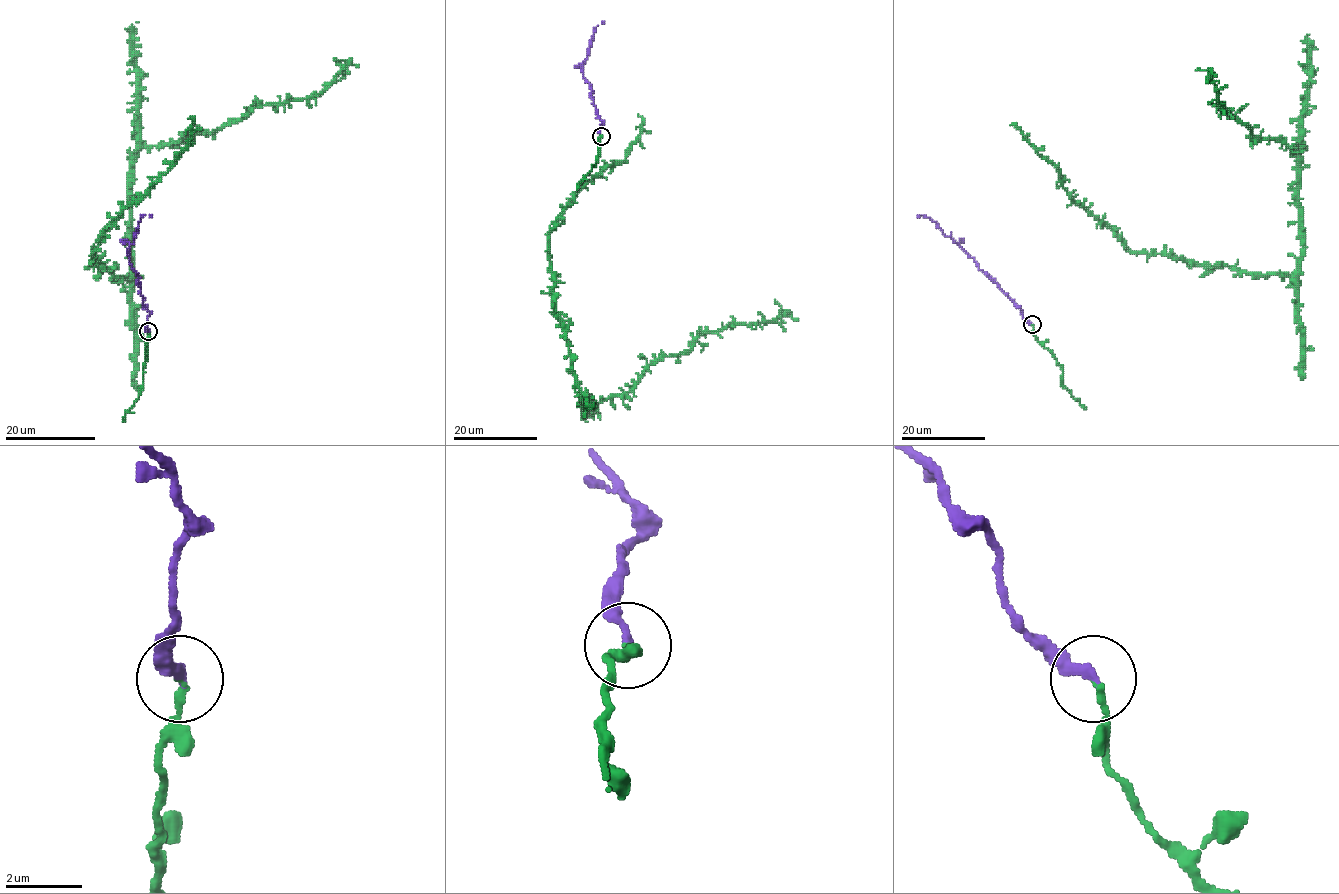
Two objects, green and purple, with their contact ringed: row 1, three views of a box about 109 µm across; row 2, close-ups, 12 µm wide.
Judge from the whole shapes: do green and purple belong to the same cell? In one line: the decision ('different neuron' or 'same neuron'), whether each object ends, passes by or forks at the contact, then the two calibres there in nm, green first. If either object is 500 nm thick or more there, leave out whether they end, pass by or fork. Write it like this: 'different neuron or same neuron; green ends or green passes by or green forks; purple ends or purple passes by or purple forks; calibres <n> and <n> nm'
same neuron; green ends; purple ends; calibres 170 and 260 nm

